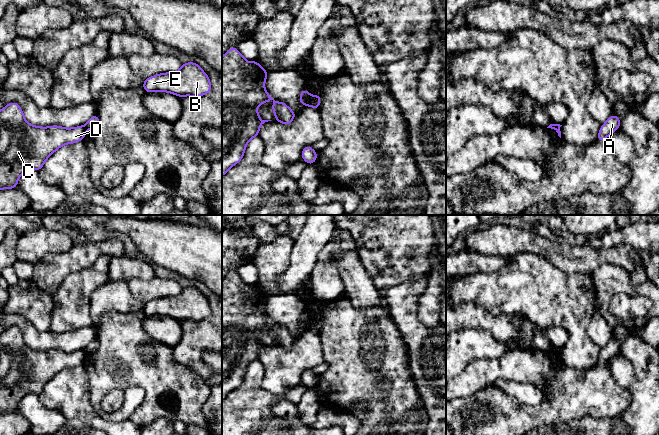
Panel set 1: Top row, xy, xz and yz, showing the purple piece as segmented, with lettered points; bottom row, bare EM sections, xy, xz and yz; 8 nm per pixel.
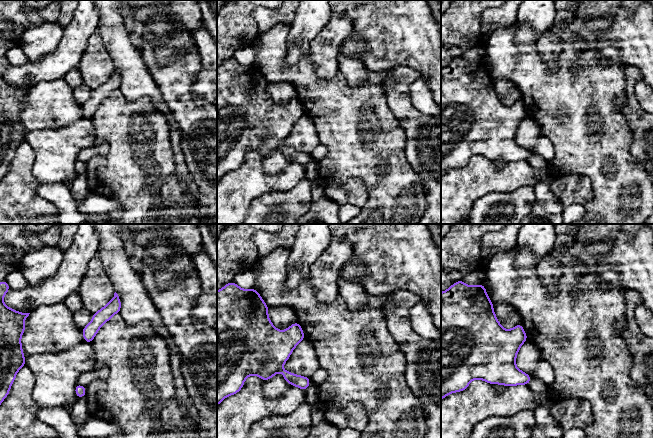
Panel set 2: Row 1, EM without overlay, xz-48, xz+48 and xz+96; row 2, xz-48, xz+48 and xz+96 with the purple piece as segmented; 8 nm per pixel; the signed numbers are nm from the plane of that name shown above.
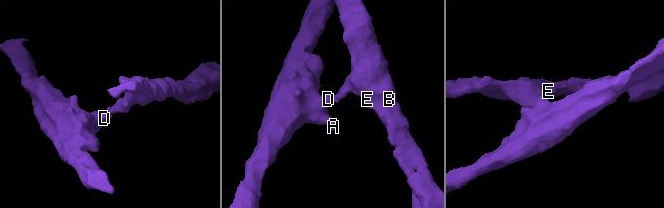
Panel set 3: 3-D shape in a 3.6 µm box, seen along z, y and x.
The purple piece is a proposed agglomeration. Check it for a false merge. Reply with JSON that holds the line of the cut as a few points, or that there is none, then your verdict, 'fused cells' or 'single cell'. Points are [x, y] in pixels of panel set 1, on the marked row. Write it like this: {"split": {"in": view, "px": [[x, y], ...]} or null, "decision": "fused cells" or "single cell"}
{"split": {"in": "xz", "px": [[311, 96], [307, 104]]}, "decision": "fused cells"}

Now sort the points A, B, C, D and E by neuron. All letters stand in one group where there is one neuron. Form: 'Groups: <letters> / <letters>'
Groups: A C D / B E

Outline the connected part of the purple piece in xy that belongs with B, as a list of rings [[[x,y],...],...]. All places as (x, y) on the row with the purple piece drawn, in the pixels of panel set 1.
[[[195,62],[183,63],[182,67],[176,72],[159,73],[146,78],[142,87],[147,93],[168,92],[180,98],[184,96],[199,97],[207,95],[213,89],[209,76]]]

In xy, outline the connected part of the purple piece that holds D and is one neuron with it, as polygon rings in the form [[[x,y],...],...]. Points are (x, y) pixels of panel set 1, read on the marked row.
[[[11,102],[5,105],[0,110],[0,190],[17,188],[19,177],[27,170],[39,172],[45,161],[60,147],[84,140],[86,131],[84,126],[34,126],[26,121],[19,103]]]

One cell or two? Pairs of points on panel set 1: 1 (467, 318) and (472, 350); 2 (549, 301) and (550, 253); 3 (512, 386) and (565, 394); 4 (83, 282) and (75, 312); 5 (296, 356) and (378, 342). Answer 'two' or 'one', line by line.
1: two
2: two
3: two
4: one
5: two

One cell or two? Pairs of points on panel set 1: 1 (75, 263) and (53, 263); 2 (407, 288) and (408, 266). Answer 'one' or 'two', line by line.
1: one
2: two

